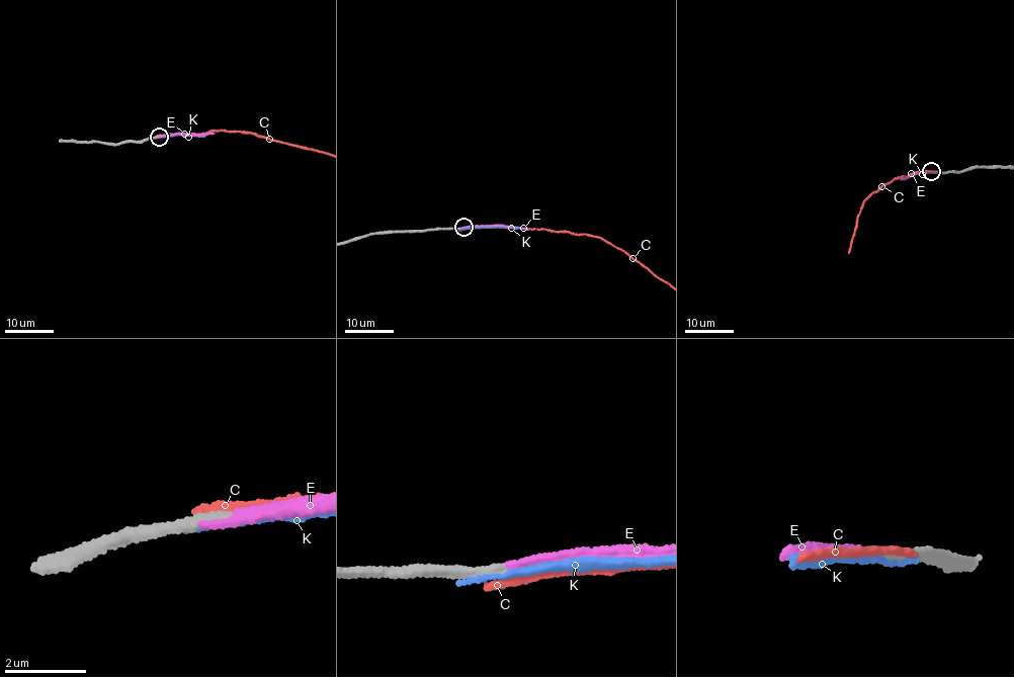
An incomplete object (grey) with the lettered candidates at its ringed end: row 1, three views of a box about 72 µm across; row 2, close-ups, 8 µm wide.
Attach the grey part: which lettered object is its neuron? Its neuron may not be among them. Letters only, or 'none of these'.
E

